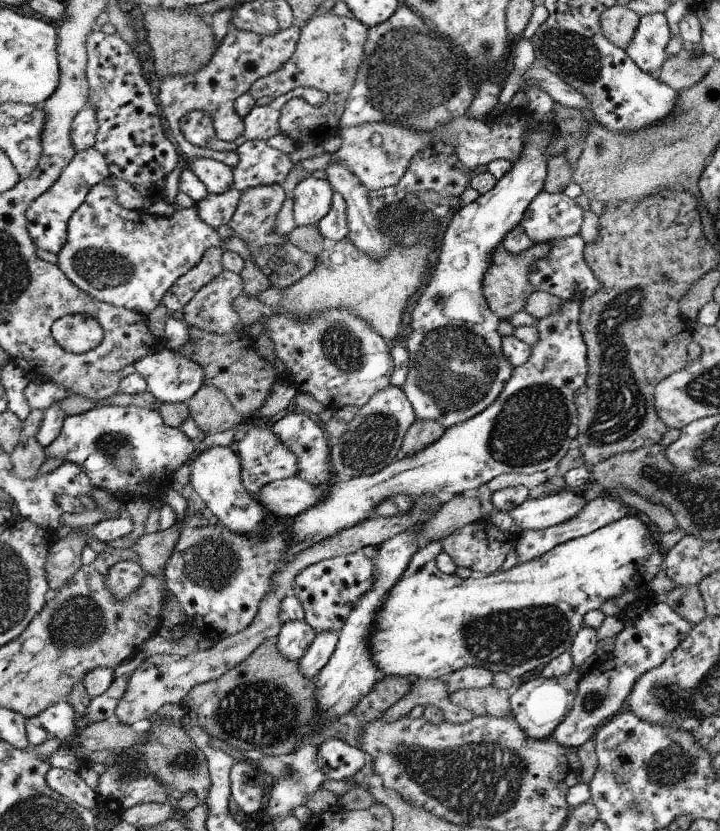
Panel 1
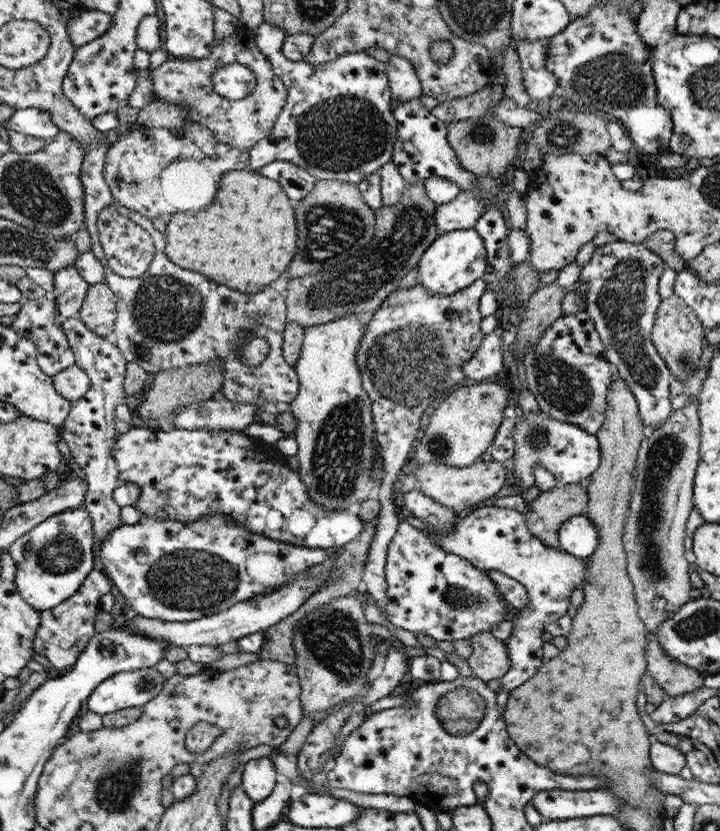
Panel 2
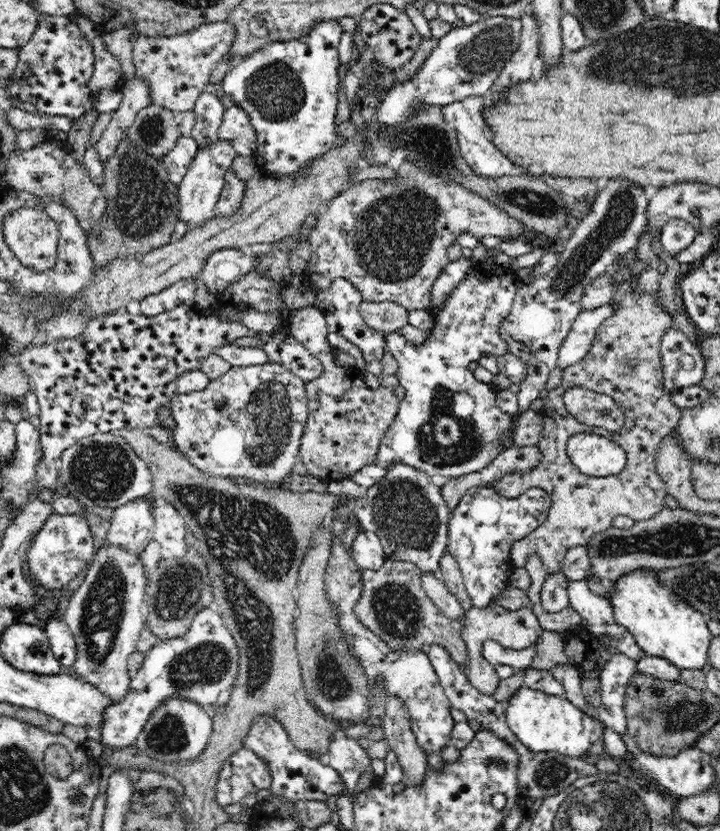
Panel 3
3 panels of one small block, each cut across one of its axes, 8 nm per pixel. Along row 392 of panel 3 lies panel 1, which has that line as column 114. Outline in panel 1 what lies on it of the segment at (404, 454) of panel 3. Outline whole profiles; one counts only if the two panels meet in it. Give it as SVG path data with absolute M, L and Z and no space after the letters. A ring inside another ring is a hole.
M102 405L79 415L67 416L58 438L52 441L47 454L80 465L94 487L108 491L113 496L121 498L126 494L132 494L132 496L150 497L156 494L144 494L144 489L148 489L153 481L158 483L159 489L161 484L168 482L168 478L182 464L188 464L188 460L191 460L194 455L194 445L179 427L167 424L159 412L135 406Z

